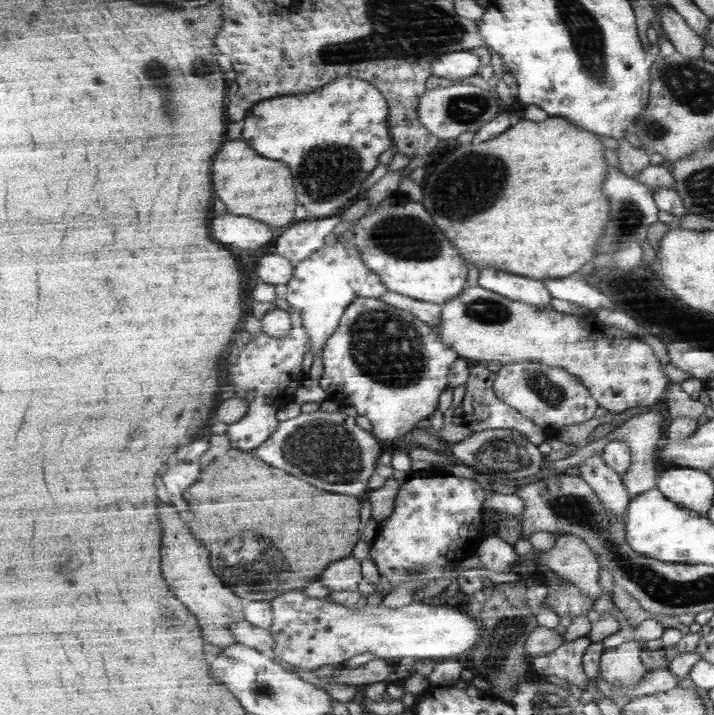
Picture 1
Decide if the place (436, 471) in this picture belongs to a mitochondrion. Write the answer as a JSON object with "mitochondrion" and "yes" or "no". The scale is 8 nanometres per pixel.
{"mitochondrion":"no"}

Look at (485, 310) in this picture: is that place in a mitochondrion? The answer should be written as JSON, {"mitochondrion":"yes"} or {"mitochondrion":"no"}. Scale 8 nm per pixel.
{"mitochondrion":"yes"}

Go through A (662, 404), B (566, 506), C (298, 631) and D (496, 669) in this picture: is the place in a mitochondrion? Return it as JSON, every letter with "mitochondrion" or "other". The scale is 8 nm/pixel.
{"A":"other","B":"mitochondrion","C":"other","D":"mitochondrion"}

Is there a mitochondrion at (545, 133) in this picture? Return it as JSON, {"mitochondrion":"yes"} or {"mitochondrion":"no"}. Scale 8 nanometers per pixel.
{"mitochondrion":"no"}

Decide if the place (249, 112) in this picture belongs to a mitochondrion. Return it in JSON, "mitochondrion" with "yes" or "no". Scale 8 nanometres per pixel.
{"mitochondrion":"no"}

